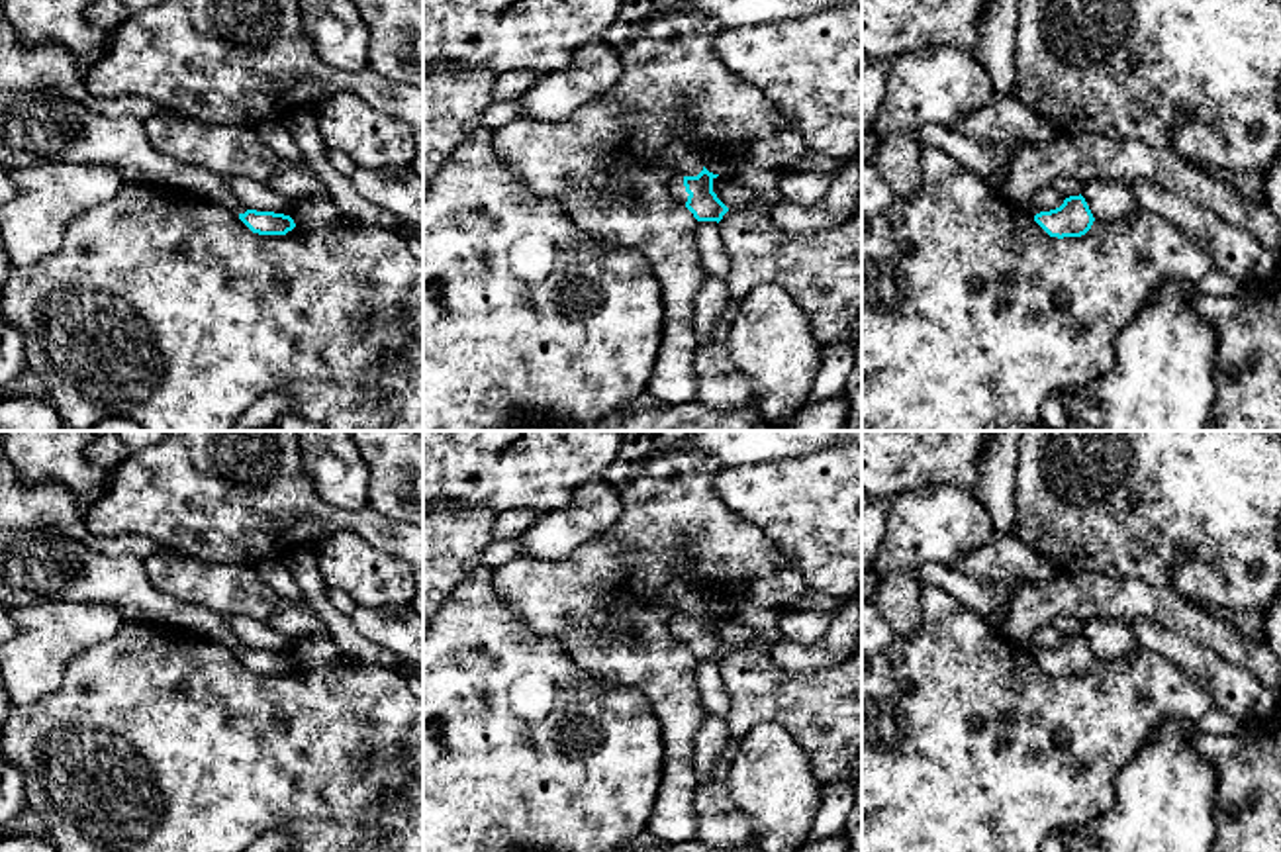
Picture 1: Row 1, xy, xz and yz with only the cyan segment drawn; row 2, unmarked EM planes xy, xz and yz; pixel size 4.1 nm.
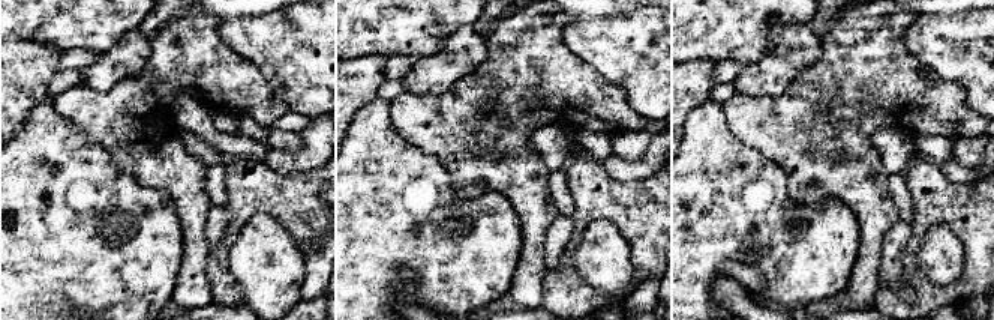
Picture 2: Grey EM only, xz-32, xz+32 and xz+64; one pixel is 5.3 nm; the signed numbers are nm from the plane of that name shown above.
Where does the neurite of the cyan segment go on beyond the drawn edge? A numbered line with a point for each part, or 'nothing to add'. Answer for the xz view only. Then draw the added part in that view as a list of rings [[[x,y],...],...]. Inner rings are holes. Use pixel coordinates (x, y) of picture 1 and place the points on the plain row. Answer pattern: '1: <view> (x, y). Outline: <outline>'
1: xz (676, 627). Outline: [[[676,613],[670,621],[668,621],[668,631],[670,635],[680,640],[680,642],[686,642],[688,640],[688,631],[686,631],[686,625],[684,625],[684,615],[682,613]]]

